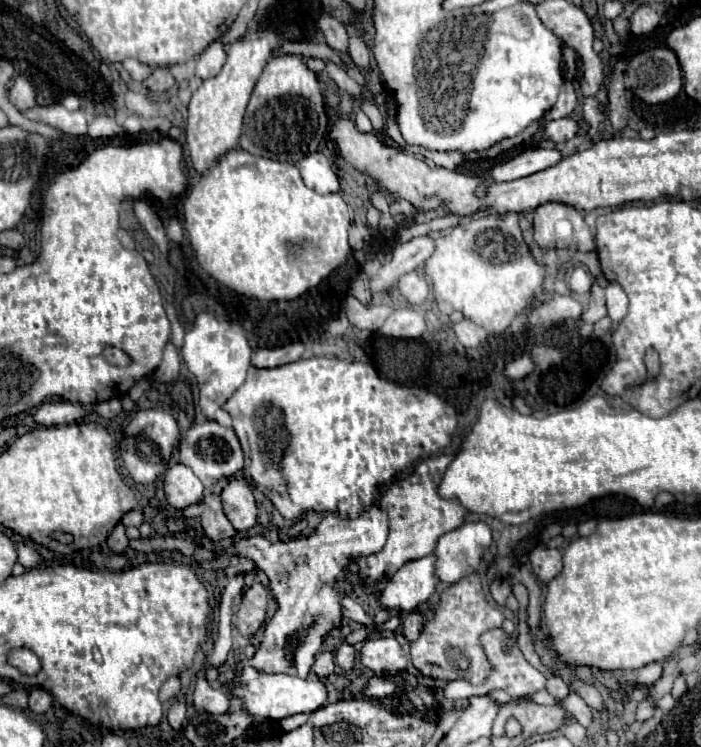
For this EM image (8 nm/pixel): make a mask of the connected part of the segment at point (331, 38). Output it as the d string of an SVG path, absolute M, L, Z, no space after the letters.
M321 14L319 16L319 28L321 28L327 44L335 52L347 54L347 50L349 50L349 36L347 36L347 30L345 30L345 26L341 22L331 18L329 14Z

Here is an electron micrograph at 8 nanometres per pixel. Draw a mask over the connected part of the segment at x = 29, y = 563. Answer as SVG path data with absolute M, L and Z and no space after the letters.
M19 542L17 544L17 554L19 554L19 564L27 570L35 568L35 564L41 560L41 556L37 554L37 550L29 544L29 542Z

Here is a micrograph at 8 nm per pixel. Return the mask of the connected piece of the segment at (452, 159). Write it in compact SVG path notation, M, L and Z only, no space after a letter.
M423 152L423 156L433 160L435 166L443 166L443 168L451 168L451 170L463 162L461 152Z

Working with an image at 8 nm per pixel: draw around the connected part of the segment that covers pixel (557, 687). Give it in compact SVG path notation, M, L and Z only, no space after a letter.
M551 676L551 678L547 680L547 690L549 690L549 694L553 694L555 698L563 698L563 696L569 694L569 686L567 686L559 676Z

